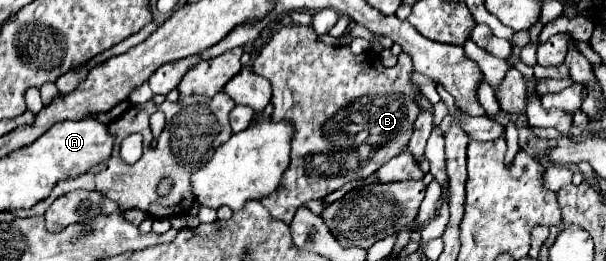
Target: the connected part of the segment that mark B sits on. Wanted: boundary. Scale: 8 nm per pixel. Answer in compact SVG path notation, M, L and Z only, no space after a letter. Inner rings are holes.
M291 25L275 31L271 41L261 49L259 57L253 61L253 71L257 75L267 77L273 85L273 97L271 97L271 103L275 107L273 119L279 121L285 117L295 125L291 165L283 175L281 187L277 189L277 193L261 199L263 207L271 213L271 217L285 223L289 223L293 219L293 213L307 201L323 199L355 179L365 179L373 175L383 163L397 157L407 147L407 141L413 135L415 119L421 113L421 107L417 105L417 97L423 97L423 93L411 79L413 61L409 53L401 53L397 65L385 69L379 57L373 55L373 51L353 55L349 47L329 47L317 39L313 27ZM283 83L291 89L291 97L293 97L291 107L279 103L279 87L283 87Z

